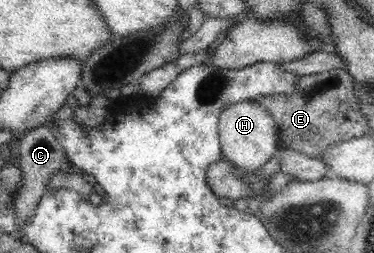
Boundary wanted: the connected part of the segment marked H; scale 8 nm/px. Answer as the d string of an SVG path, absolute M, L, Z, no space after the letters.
M250 100L234 103L224 109L219 117L217 132L223 158L236 166L241 173L251 173L264 167L275 157L279 147L276 124L270 112Z

